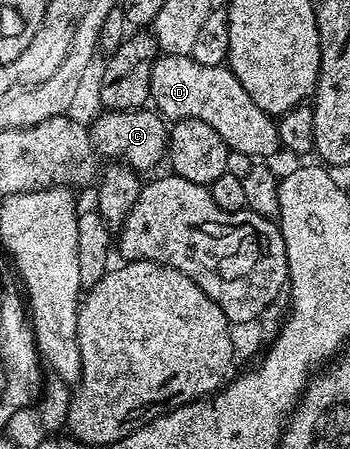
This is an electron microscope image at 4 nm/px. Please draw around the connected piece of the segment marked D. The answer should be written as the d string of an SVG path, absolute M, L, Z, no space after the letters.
M163 54L155 59L151 66L151 97L154 109L158 111L164 119L178 120L181 118L192 118L201 120L225 140L228 151L244 154L247 160L267 160L270 154L280 153L279 128L276 119L272 115L265 113L241 88L241 80L226 65L210 66L207 62L198 62L191 54Z

